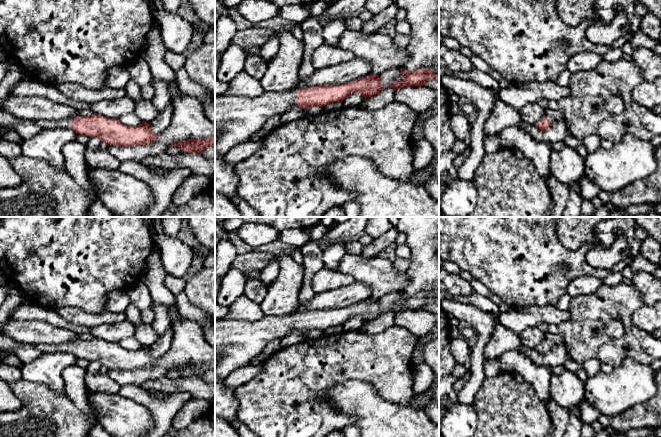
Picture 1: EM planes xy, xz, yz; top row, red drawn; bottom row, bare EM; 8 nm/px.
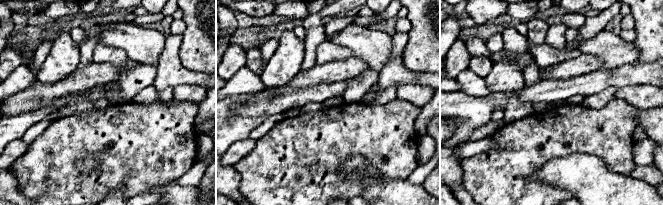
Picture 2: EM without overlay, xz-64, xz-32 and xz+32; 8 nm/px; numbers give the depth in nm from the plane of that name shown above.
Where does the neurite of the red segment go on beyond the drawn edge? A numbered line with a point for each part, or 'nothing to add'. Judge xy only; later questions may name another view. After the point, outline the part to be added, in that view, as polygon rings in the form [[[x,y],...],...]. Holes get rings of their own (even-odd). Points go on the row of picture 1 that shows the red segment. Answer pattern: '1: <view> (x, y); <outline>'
1: xy (43, 124); [[[72,118],[61,120],[61,121],[54,121],[54,120],[35,120],[35,123],[41,129],[47,128],[70,128],[70,124],[72,122]]]

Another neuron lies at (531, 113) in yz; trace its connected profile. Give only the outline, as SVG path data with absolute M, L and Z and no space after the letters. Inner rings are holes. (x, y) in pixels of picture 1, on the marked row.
M538 102L524 105L519 112L522 120L530 125L535 125L545 115L545 109Z

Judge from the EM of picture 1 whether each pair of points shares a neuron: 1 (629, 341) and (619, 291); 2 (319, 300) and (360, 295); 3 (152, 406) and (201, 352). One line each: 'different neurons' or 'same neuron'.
1: same neuron
2: same neuron
3: different neurons

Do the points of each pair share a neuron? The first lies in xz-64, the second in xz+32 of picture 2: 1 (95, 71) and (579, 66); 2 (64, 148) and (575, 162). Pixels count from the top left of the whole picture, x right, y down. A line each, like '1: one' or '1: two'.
1: one
2: two

